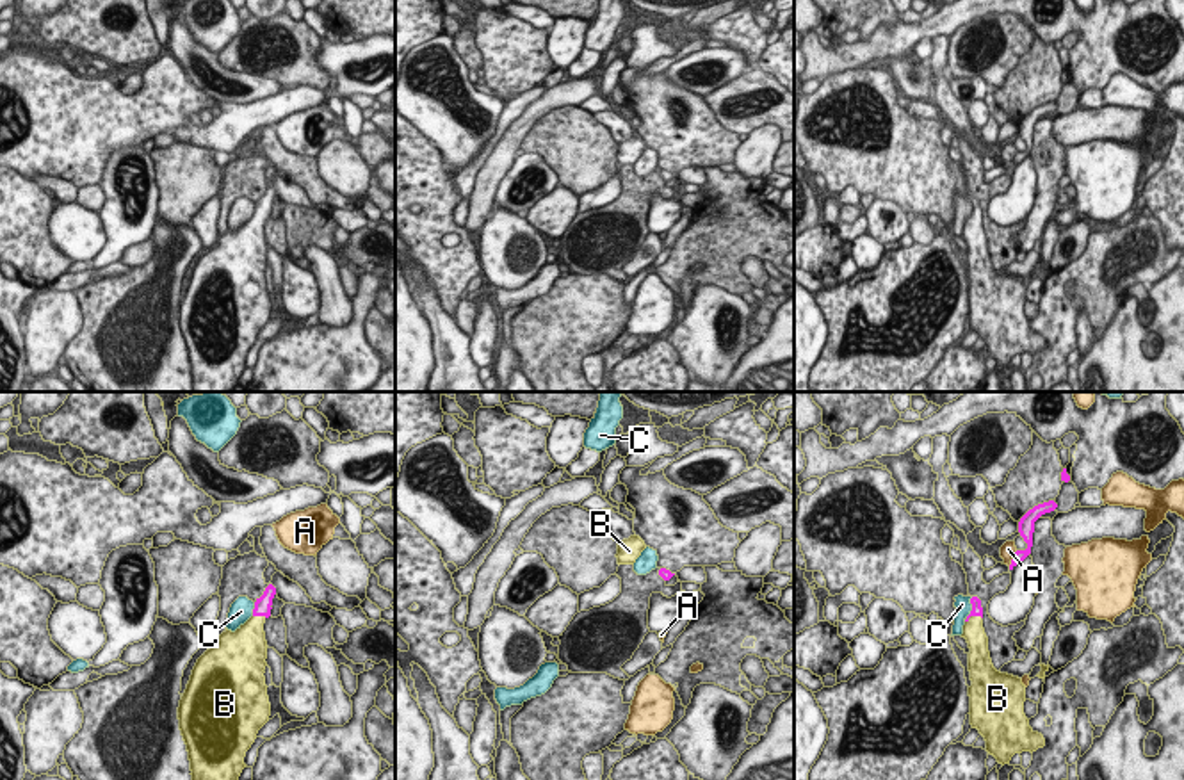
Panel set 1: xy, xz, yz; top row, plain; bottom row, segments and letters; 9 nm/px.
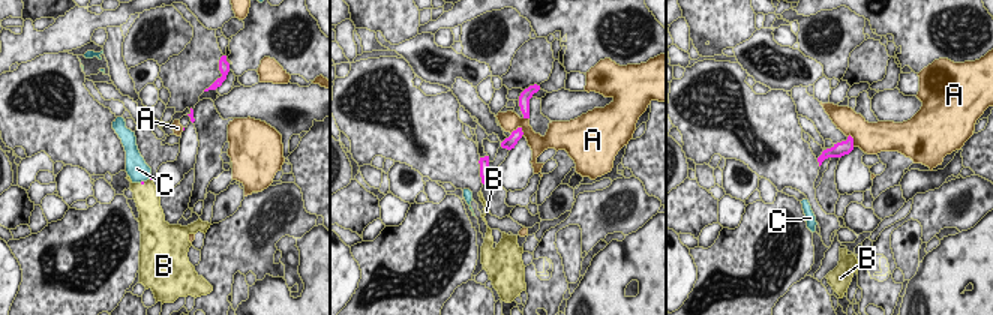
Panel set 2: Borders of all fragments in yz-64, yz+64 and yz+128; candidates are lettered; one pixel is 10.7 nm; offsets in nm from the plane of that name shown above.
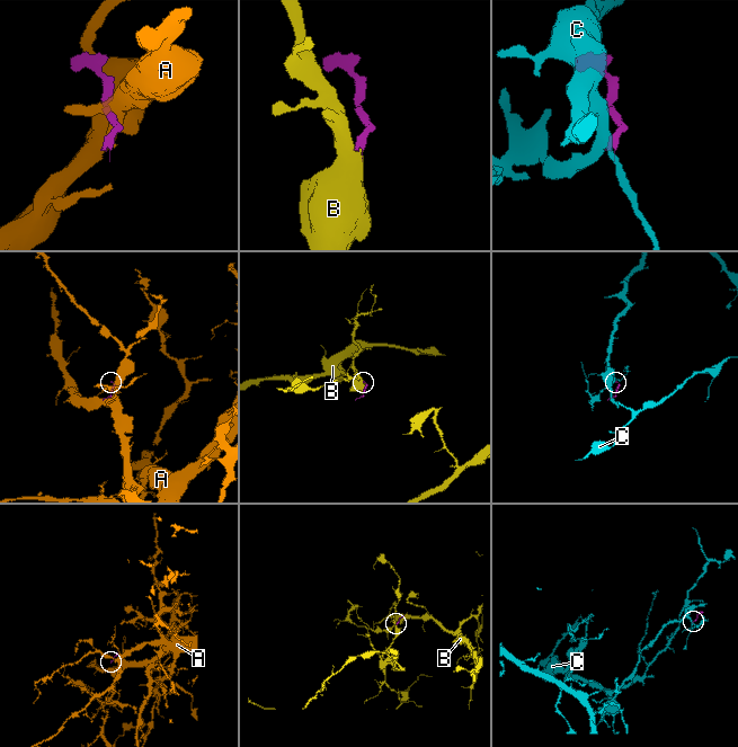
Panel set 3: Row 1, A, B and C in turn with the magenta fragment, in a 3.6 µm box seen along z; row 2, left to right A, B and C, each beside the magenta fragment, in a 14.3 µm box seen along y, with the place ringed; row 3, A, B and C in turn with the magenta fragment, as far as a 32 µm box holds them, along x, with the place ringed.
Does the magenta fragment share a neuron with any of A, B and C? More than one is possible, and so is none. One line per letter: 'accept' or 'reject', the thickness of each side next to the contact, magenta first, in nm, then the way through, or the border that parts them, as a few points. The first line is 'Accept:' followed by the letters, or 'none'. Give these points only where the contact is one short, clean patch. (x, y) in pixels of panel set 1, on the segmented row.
Accept: B
A: reject | 100/140 nm | along yz (1017, 551), (1008, 565)
B: accept | 100/190 nm | across yz (976, 604), (973, 615), (973, 631)
C: reject | 100/140 nm | along yz (973, 597), (965, 617)

